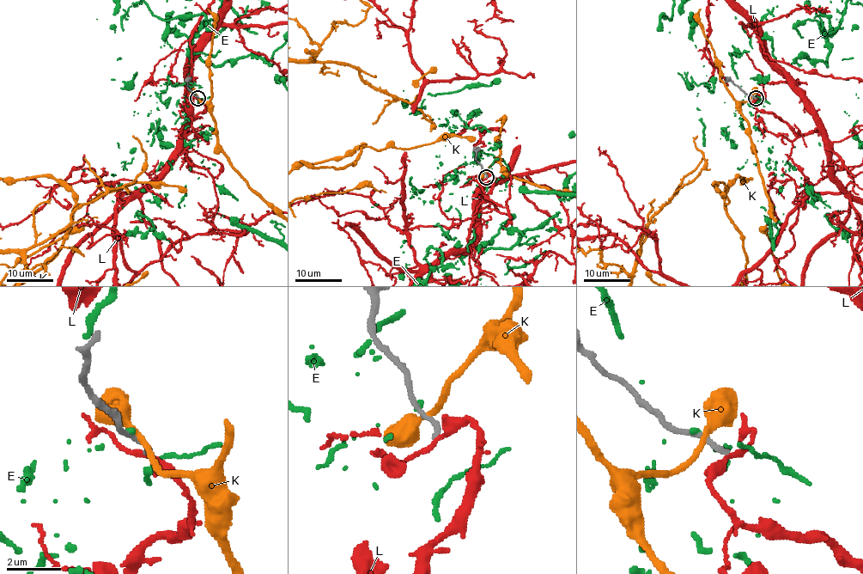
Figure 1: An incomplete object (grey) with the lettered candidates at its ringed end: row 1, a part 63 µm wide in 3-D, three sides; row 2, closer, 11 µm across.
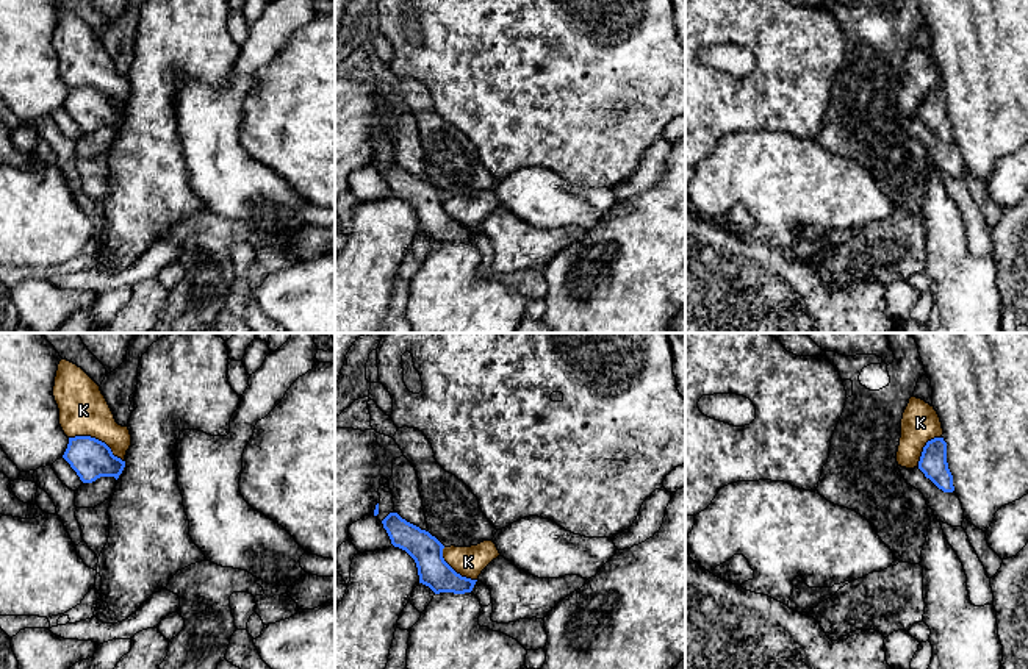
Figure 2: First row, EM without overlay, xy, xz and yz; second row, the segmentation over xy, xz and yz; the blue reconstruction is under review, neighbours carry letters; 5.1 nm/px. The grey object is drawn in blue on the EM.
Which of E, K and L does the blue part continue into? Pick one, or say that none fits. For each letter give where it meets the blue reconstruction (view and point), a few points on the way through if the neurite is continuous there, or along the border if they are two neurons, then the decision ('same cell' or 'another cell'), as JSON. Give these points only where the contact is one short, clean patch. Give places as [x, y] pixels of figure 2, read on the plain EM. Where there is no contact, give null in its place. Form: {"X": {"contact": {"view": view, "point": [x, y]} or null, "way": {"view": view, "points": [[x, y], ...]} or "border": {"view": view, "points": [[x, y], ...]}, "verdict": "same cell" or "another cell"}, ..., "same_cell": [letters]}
{"E": {"contact": null, "verdict": "another cell"}, "K": {"contact": {"view": "xy", "point": [97, 89]}, "border": {"view": "xy", "points": [[69, 86], [94, 86], [124, 111]]}, "verdict": "another cell"}, "L": {"contact": null, "verdict": "another cell"}, "same_cell": []}

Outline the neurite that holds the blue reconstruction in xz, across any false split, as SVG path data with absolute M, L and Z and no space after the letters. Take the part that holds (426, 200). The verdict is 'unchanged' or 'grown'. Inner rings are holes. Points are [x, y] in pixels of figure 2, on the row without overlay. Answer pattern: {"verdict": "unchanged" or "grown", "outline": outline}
{"verdict": "unchanged", "outline": "M390 163L382 174L391 194L415 209L419 233L429 236L435 244L473 241L477 230L457 224L443 208L444 195L429 181L407 172L397 163Z"}

